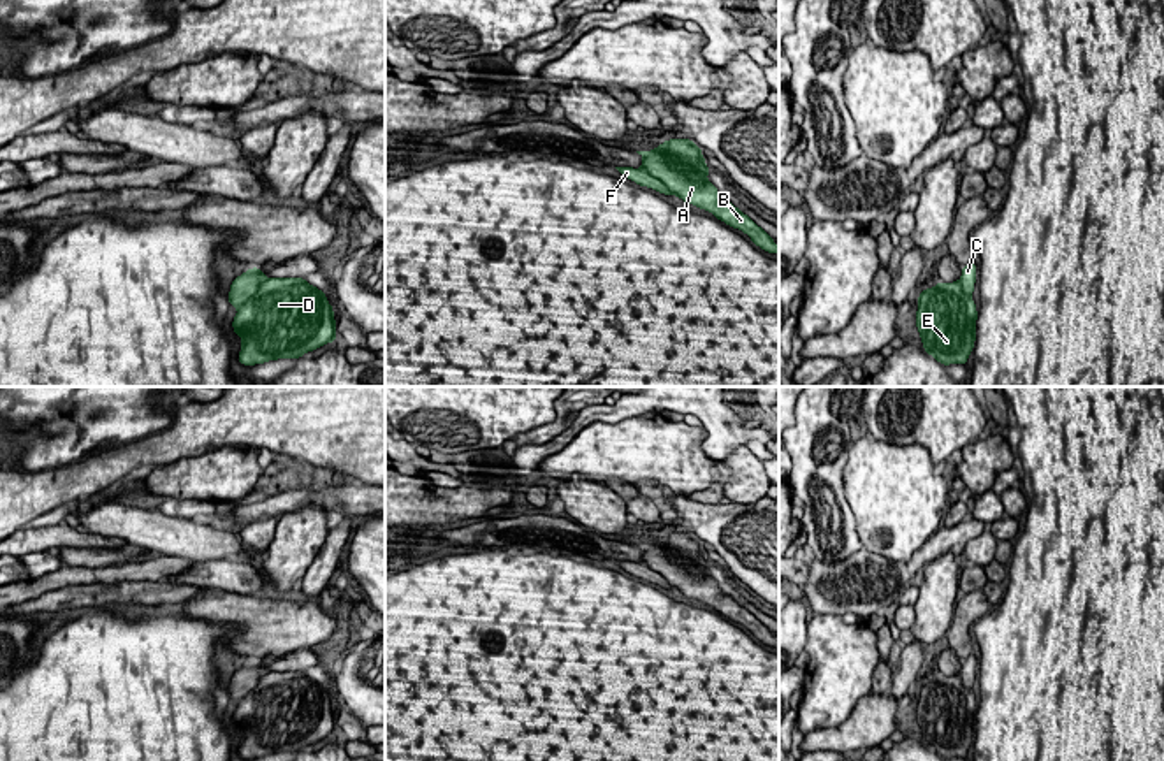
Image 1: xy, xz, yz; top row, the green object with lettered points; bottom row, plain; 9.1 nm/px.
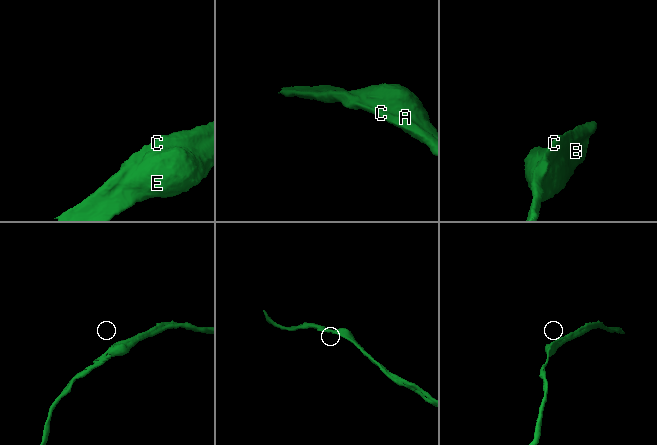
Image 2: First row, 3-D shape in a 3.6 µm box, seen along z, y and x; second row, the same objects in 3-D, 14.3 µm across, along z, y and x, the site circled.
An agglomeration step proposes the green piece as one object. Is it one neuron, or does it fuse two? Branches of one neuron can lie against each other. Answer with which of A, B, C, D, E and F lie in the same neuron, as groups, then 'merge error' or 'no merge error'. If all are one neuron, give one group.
A B C D E F; no merge error

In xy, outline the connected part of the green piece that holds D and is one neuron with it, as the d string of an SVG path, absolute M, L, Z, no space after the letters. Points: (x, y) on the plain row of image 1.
M251 661L232 675L227 694L237 703L232 722L243 735L237 754L246 761L301 752L338 731L332 699L325 687L304 671L267 671L258 661Z

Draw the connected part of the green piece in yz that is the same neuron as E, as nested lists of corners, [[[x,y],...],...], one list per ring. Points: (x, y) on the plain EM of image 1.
[[[976,657],[962,661],[958,675],[939,675],[920,685],[916,721],[923,743],[942,759],[967,757],[974,743],[978,705],[972,694]]]

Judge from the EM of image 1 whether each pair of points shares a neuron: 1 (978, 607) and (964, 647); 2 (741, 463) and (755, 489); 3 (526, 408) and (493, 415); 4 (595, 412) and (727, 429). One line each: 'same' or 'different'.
1: same
2: same
3: same
4: same

